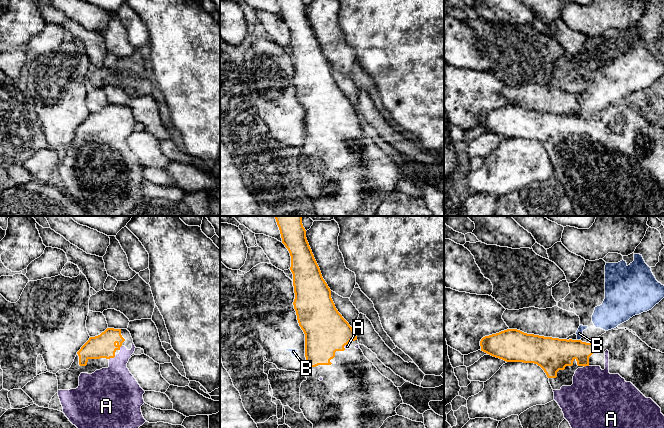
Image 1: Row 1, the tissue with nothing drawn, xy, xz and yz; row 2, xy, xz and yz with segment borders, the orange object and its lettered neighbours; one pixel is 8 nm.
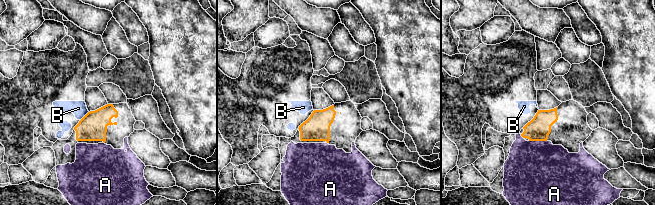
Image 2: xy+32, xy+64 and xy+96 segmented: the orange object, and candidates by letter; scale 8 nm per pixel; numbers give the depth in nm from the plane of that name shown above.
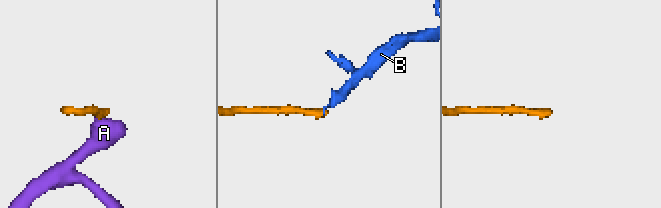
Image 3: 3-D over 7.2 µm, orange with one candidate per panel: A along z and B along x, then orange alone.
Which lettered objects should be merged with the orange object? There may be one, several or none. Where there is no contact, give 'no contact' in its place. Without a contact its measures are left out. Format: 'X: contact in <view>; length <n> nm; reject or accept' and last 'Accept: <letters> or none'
A: contact in xy; length 70 nm; accept
B: contact in yz; length 30 nm; reject
Accept: A

